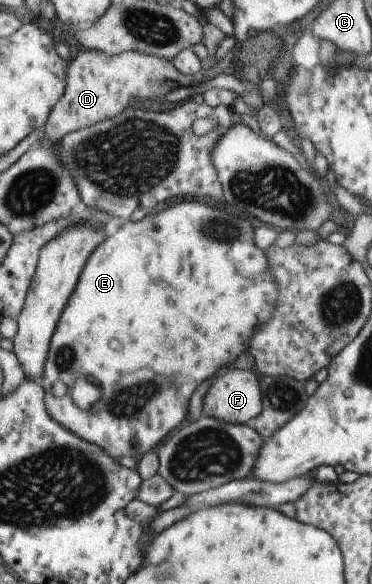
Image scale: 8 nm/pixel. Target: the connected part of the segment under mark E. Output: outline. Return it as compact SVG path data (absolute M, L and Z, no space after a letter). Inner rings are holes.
M191 199L190 201L177 201L169 206L163 207L156 213L146 214L142 219L132 222L127 221L121 225L114 234L105 236L105 238L91 251L82 266L77 282L73 287L73 292L69 295L61 314L59 315L55 330L49 341L47 356L43 363L42 376L39 378L43 389L43 402L45 410L57 424L60 424L71 434L78 436L84 441L97 446L98 449L105 451L113 458L120 458L125 455L139 457L142 453L151 448L171 430L177 426L187 414L188 400L191 396L191 390L197 388L203 380L212 378L218 370L233 368L233 362L241 353L247 352L251 335L254 333L255 326L264 325L271 317L276 305L278 286L274 281L274 276L268 265L268 258L264 250L259 249L253 243L253 229L257 224L252 220L245 220L237 214L229 214L224 205L217 203L201 202ZM91 376L95 382L101 384L103 390L103 402L99 400L91 410L79 410L73 406L69 398L68 388L77 380L77 378L87 378ZM167 390L171 390L173 398L177 398L179 404L171 404L171 412L161 412L155 414L157 406L167 400Z

